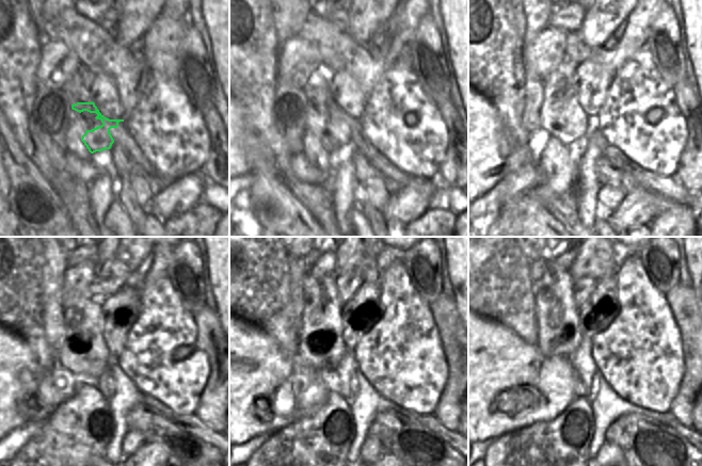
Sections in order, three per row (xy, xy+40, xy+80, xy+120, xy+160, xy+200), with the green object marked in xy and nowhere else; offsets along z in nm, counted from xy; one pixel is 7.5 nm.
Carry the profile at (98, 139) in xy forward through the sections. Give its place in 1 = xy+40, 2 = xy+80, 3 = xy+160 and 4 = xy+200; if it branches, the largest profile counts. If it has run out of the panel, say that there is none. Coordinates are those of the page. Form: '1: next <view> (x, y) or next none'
1: next xy+40 (319, 99)
2: next xy+80 (555, 97)
3: next xy+160 (313, 336)
4: next xy+200 (552, 336)

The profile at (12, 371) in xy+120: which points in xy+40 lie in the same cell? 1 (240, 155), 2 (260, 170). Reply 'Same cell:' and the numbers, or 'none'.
Same cell: 1

